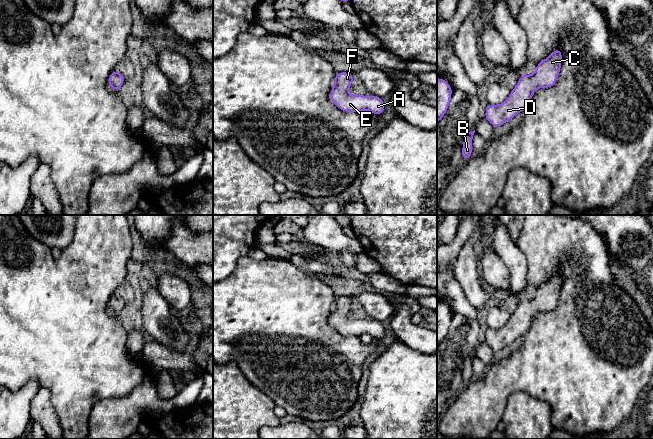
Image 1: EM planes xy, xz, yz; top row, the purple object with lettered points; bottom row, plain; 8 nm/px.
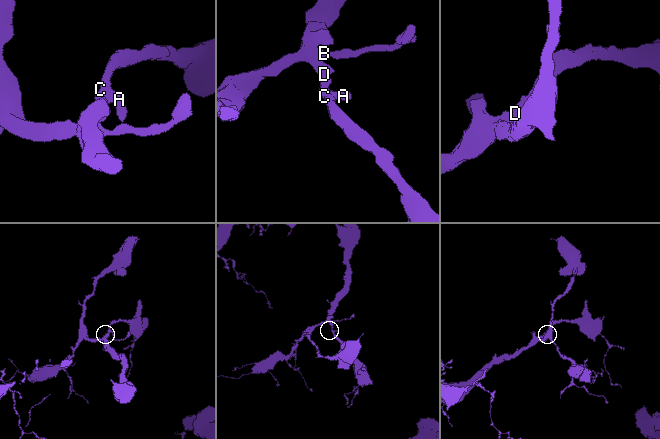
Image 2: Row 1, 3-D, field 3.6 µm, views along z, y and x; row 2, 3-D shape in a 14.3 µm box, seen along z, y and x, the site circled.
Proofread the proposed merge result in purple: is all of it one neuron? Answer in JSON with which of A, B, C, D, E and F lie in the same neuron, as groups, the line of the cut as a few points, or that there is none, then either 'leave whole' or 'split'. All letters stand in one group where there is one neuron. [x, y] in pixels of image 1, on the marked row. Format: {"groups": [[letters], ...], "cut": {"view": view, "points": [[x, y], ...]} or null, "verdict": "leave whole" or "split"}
{"groups": [["A", "B", "C", "D", "E", "F"]], "cut": null, "verdict": "leave whole"}

